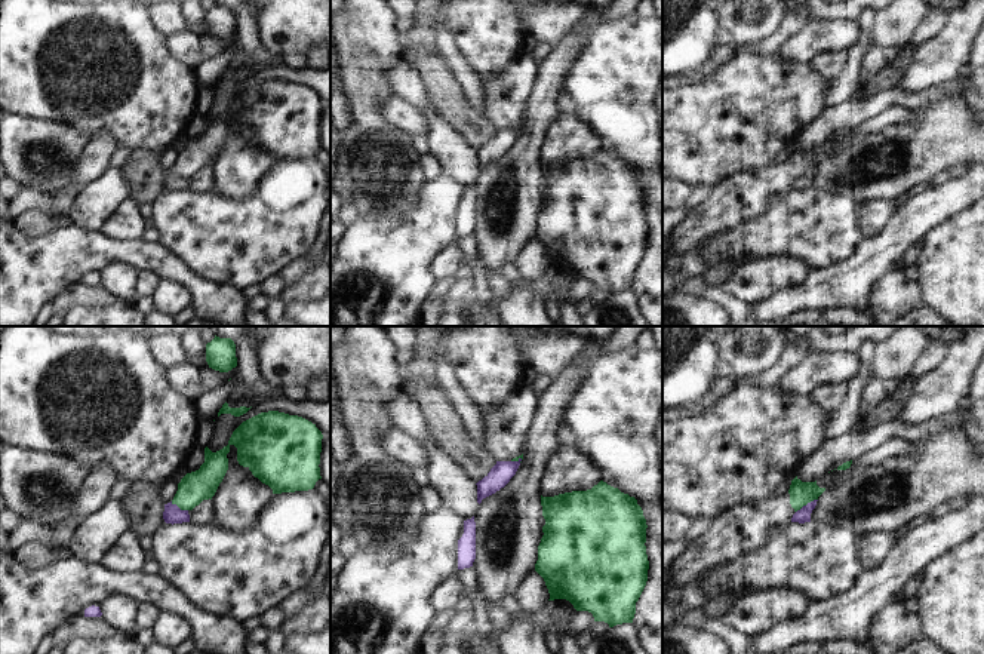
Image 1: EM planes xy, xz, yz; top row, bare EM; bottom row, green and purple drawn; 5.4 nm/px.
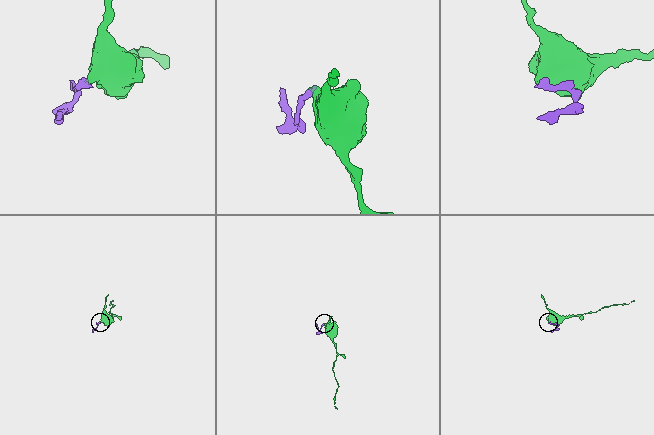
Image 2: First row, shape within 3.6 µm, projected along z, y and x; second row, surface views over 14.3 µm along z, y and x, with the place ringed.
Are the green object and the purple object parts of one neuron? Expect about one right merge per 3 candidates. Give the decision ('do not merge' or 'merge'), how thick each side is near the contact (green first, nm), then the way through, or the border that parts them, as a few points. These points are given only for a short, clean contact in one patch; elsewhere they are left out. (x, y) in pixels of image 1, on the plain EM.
do not merge | 130/80 nm | along yz (817, 166), (803, 172), (796, 180)

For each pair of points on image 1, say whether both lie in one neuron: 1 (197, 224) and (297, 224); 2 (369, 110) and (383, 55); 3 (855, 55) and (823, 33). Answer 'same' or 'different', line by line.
1: same
2: same
3: different

